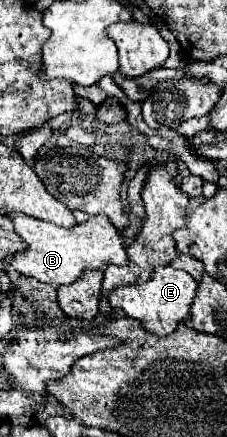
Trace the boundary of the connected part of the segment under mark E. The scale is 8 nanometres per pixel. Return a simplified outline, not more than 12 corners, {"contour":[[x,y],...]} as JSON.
{"contour":[[157,266],[109,304],[159,336],[189,318],[197,282]]}

